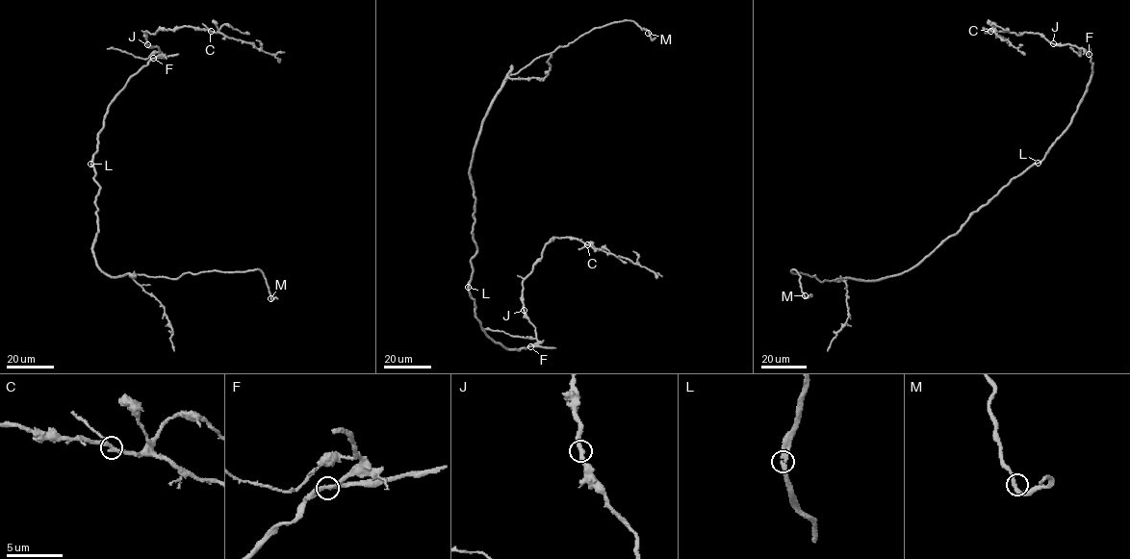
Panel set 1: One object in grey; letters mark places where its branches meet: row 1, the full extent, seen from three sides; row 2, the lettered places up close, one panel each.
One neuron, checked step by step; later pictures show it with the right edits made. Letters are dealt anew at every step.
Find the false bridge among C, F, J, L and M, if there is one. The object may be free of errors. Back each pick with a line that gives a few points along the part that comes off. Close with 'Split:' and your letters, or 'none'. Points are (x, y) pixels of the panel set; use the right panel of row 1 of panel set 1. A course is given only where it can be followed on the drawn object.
Split: none

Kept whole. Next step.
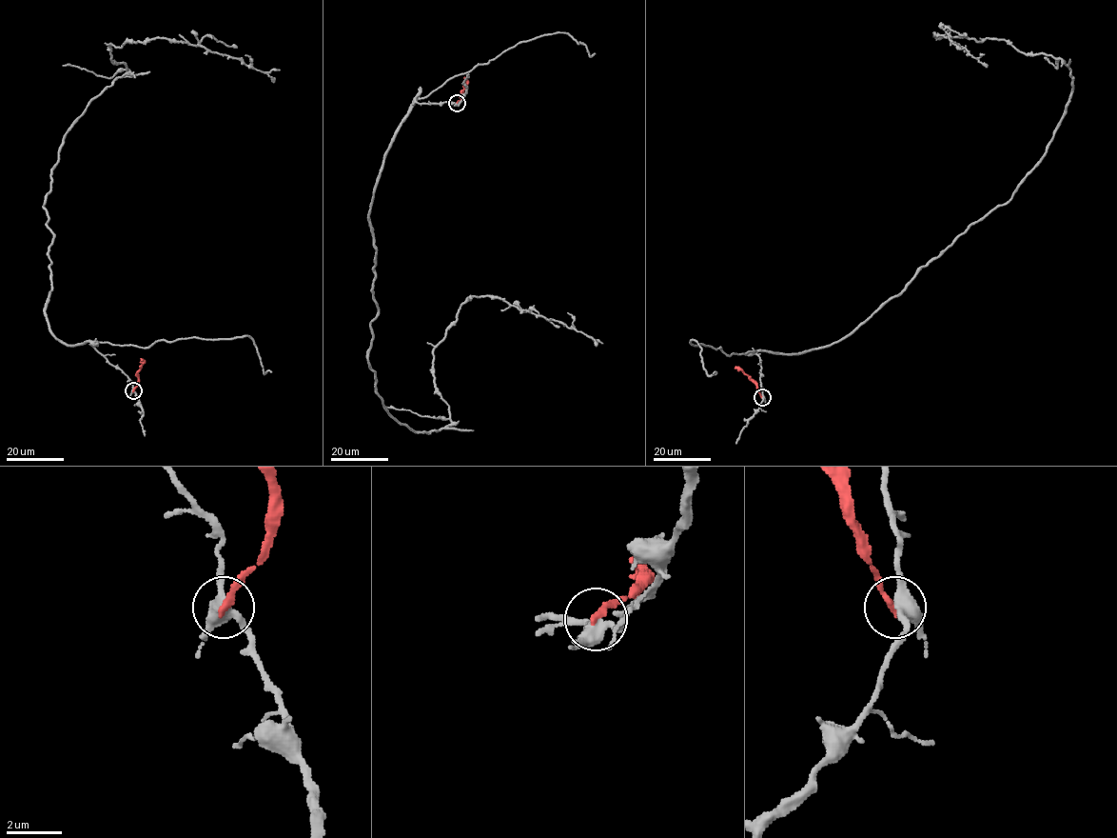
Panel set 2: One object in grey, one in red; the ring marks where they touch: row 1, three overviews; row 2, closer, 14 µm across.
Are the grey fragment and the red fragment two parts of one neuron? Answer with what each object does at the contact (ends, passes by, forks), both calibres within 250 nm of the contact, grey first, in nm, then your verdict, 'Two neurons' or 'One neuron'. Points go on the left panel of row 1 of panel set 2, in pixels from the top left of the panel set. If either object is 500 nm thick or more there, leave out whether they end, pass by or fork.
At the ring grey forks. At the ring red ends. Thickness 380 nm (grey) against 240 nm. Two neurons

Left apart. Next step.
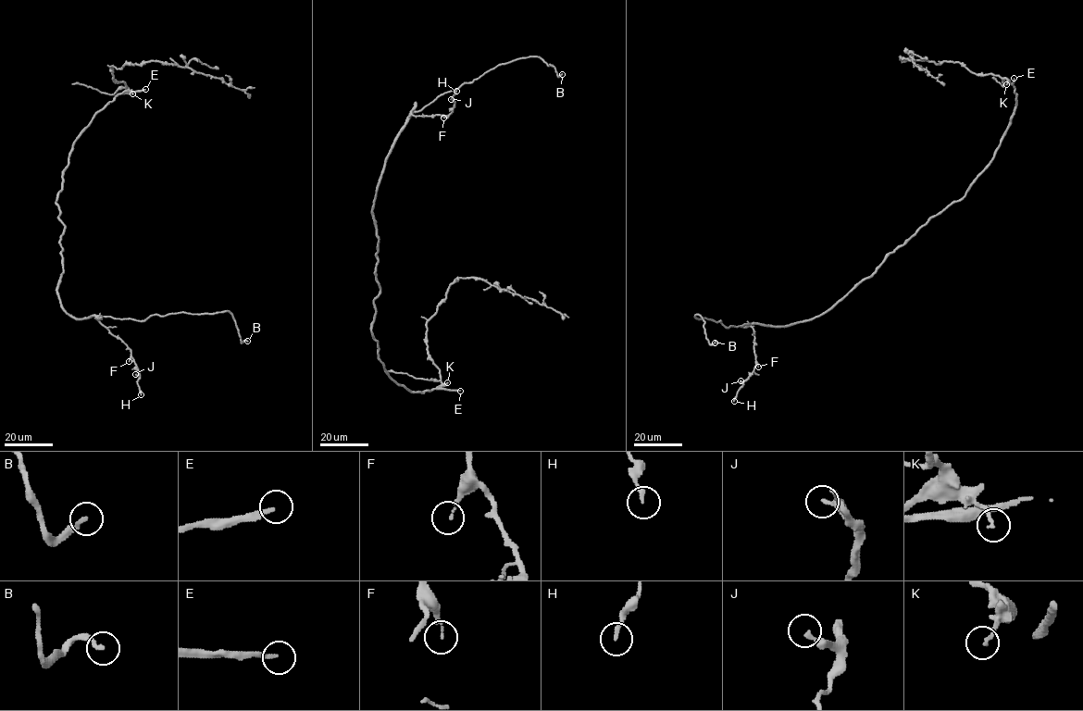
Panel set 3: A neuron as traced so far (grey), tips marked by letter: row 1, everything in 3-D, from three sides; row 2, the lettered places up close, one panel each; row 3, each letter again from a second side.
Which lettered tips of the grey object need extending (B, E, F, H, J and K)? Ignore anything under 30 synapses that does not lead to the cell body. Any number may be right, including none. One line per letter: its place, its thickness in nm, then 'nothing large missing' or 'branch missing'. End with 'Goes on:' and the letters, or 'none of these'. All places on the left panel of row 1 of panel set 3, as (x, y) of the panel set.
B: at (247, 341); 170 nm thick; branch missing
E: at (145, 89); 190 nm thick; branch missing
F: at (129, 361); 120 nm thick; nothing large missing
H: at (141, 394); 170 nm thick; nothing large missing
J: at (135, 374); 280 nm thick; nothing large missing
K: at (132, 93); 140 nm thick; nothing large missing
Goes on: B, E

